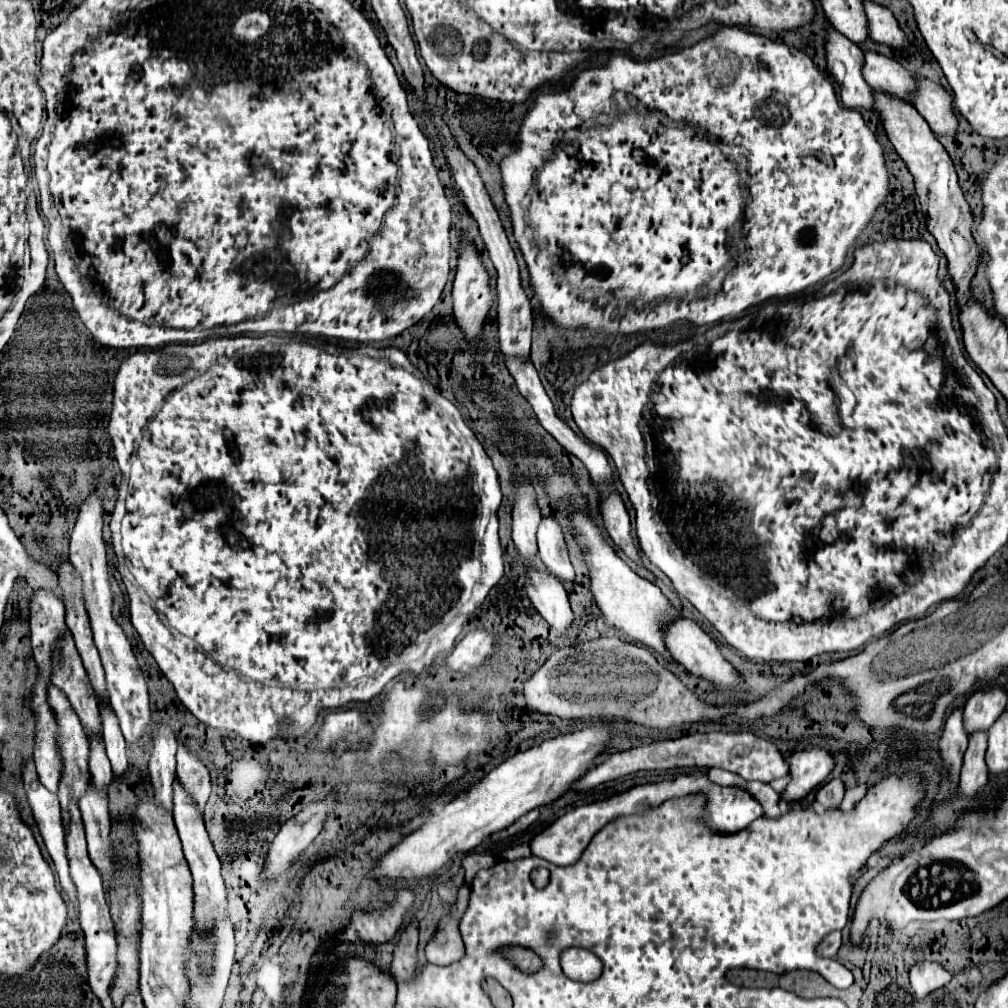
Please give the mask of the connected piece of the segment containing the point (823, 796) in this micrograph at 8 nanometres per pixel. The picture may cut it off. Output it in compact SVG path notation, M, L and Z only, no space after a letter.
M834 778L830 780L828 784L824 784L818 792L816 792L816 802L822 806L822 808L836 808L840 806L844 798L844 784L840 778Z

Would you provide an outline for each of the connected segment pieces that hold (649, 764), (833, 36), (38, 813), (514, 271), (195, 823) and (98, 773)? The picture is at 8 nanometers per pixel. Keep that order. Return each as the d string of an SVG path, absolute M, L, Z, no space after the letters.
M708 732L708 734L690 734L678 740L662 740L640 748L630 748L624 752L610 754L604 762L588 770L582 780L574 784L574 790L588 790L602 782L616 780L620 776L638 772L638 770L668 770L668 768L684 768L684 766L698 766L698 768L722 768L728 772L738 774L744 780L760 780L772 782L776 778L788 776L788 762L782 752L768 740L754 736L752 732Z
M830 28L830 34L826 38L826 60L830 74L840 86L844 106L876 112L874 92L862 76L864 52L860 52L860 46Z
M26 760L22 766L22 778L24 778L24 788L28 794L28 804L32 808L34 820L40 828L40 834L44 838L44 844L54 860L54 868L58 872L62 890L68 894L68 898L76 906L76 892L70 880L68 872L68 860L64 854L64 826L62 826L62 816L60 816L60 802L54 792L48 792L36 774L34 760Z
M442 142L442 152L448 160L448 166L452 166L454 172L454 182L462 192L464 204L468 208L468 212L474 216L474 220L480 226L480 234L486 242L486 248L490 252L490 260L494 262L494 268L498 272L498 328L500 328L500 350L502 354L530 354L530 334L532 334L532 308L530 308L530 300L522 290L520 284L520 274L518 274L518 264L516 264L516 256L514 250L508 242L508 236L500 224L498 212L478 176L476 166L464 156L464 152L458 148L458 144L448 144Z
M178 778L174 780L172 802L174 802L174 810L172 810L174 822L176 822L176 828L178 828L182 846L184 846L184 856L188 860L188 866L190 866L190 872L192 872L192 878L194 878L194 892L198 896L196 916L198 916L200 924L204 924L208 928L216 918L226 914L226 888L224 888L224 880L220 876L220 860L218 860L218 856L214 852L214 846L212 846L210 836L206 832L202 814L200 814L200 810L196 806L192 794L182 788Z
M90 736L90 758L88 758L88 768L92 774L92 780L98 788L106 788L112 782L112 768L110 768L110 760L106 756L104 744L100 742L100 738Z

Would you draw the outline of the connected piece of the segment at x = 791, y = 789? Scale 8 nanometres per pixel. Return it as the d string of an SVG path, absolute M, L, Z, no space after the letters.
M810 746L788 758L790 782L782 790L782 800L802 800L812 788L822 784L834 768L834 756L824 746Z

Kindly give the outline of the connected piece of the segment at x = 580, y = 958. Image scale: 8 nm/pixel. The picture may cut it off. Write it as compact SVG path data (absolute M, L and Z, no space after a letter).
M566 948L560 954L560 964L566 976L580 982L596 980L602 974L602 960L584 948Z

